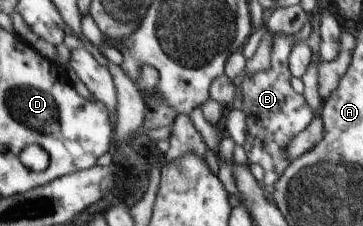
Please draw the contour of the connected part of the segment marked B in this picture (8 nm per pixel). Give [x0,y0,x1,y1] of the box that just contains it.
[239,33,314,189]

